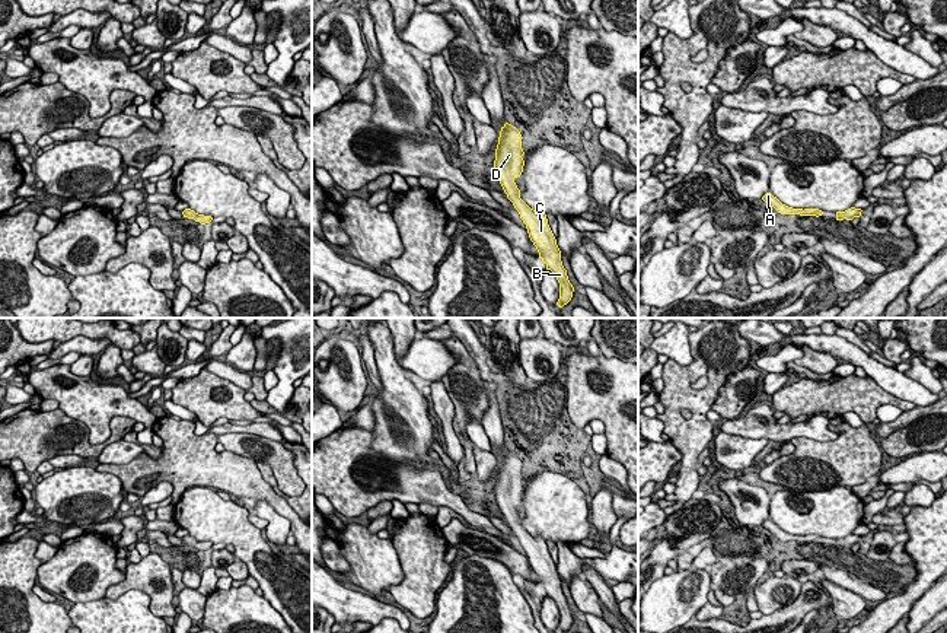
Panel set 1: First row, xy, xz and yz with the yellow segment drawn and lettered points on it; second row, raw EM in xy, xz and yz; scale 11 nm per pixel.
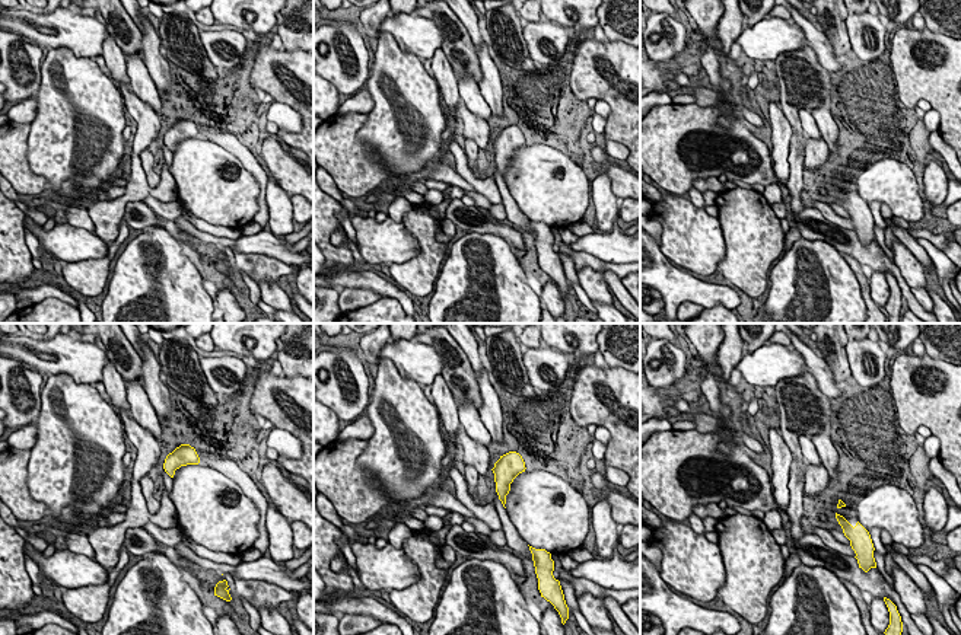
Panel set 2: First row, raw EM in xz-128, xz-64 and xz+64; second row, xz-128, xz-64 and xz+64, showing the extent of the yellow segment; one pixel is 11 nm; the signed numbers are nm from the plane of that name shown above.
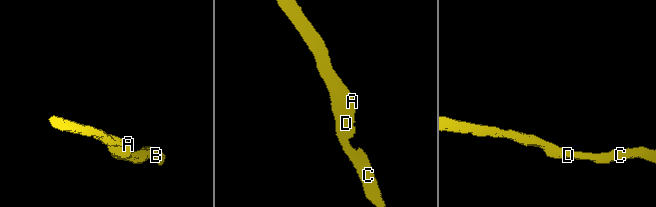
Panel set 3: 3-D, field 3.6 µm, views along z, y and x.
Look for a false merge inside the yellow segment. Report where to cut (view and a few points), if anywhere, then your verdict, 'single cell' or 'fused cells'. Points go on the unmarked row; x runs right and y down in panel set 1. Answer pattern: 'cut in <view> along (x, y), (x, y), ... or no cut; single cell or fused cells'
no cut; single cell

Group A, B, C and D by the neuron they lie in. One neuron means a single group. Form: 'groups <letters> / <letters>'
groups A B C D

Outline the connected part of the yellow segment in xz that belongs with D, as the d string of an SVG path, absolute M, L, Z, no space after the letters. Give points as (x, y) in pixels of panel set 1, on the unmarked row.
M506 449L501 454L495 475L495 500L507 521L507 525L513 529L520 545L526 551L529 564L539 579L539 585L546 591L546 597L551 597L555 601L559 610L559 626L557 632L564 633L571 627L574 614L562 592L557 566L548 551L546 541L542 537L530 535L520 525L520 516L514 509L514 506L522 502L524 493L524 487L522 484L524 481L522 475L522 465L520 458L511 451Z

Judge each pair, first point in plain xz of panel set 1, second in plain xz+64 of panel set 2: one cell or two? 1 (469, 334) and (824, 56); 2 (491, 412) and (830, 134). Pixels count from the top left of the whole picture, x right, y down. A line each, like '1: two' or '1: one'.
1: one
2: one

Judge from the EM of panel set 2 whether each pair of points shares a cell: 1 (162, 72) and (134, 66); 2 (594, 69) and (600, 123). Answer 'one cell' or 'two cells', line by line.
1: two cells
2: two cells

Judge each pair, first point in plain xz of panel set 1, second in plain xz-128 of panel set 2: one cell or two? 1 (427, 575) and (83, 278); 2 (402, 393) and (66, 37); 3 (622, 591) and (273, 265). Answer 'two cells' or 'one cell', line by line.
1: one cell
2: two cells
3: one cell

